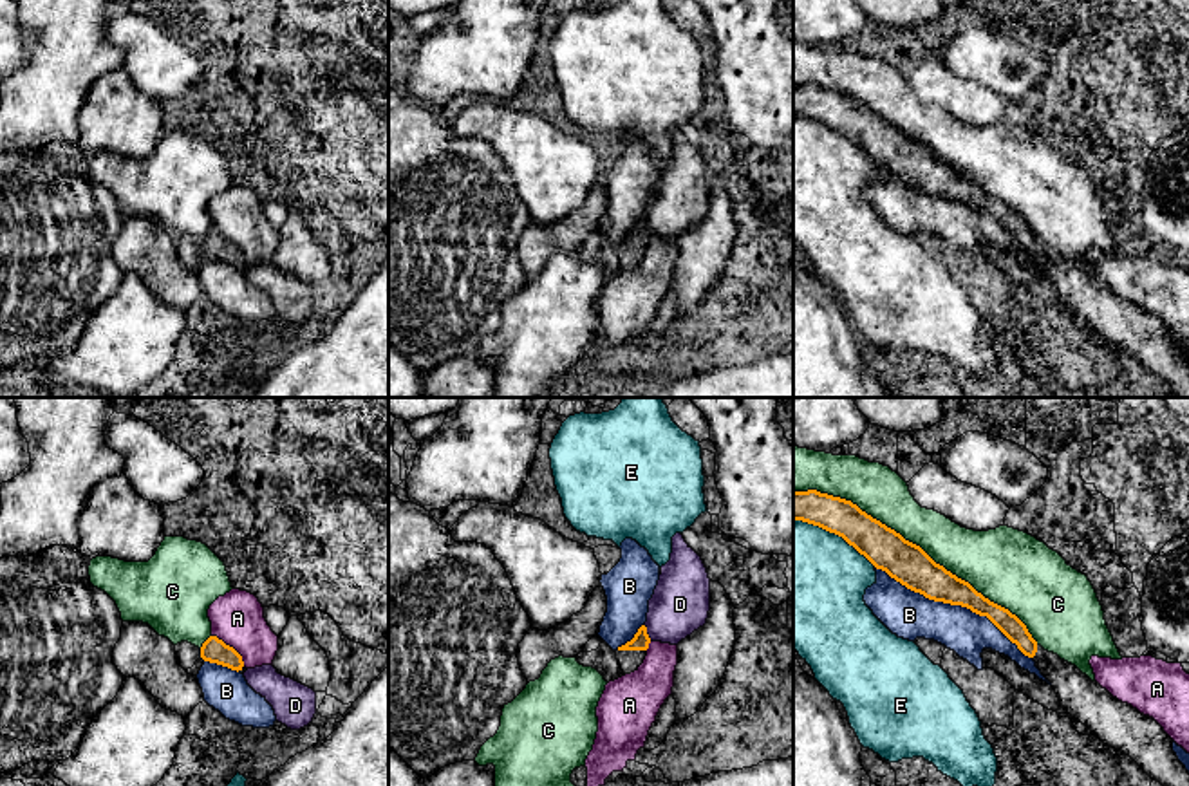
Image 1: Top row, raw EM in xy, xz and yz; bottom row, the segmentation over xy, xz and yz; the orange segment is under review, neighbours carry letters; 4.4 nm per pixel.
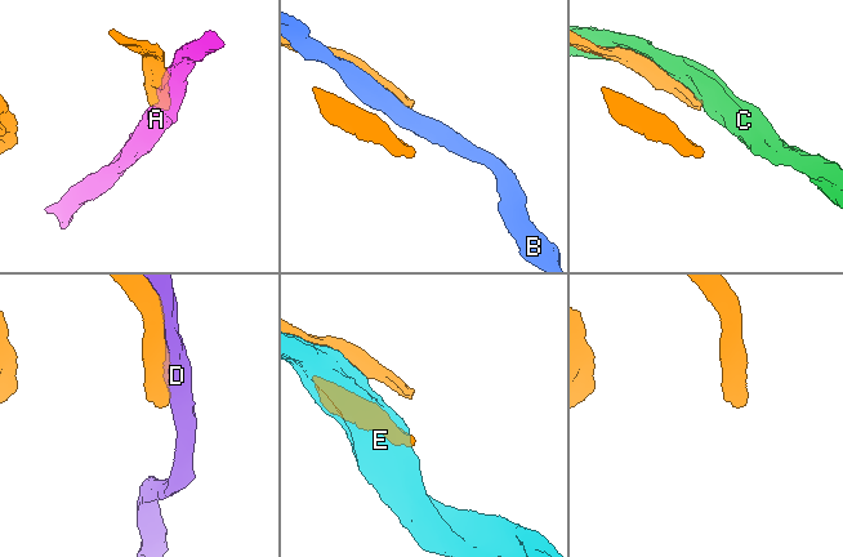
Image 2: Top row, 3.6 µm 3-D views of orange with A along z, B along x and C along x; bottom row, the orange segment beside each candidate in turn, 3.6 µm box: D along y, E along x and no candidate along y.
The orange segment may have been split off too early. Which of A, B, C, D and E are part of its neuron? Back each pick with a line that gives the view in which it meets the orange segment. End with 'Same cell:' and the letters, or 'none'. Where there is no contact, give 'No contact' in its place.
Same cell: none

